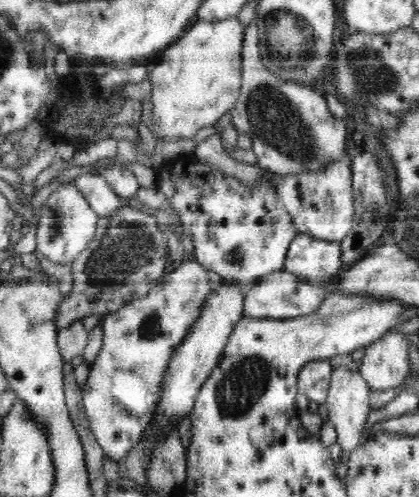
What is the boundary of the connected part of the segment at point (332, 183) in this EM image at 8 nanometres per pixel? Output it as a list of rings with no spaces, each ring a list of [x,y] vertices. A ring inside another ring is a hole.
[[[349,158],[334,160],[318,172],[308,170],[300,174],[286,174],[286,176],[274,174],[272,176],[277,200],[284,204],[299,234],[337,244],[350,234],[355,218],[350,162]]]

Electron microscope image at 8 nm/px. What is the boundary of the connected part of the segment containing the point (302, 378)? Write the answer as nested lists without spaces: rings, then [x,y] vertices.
[[[328,359],[307,362],[300,370],[297,381],[299,391],[306,394],[308,400],[314,400],[321,405],[326,402],[332,372],[333,366]]]

